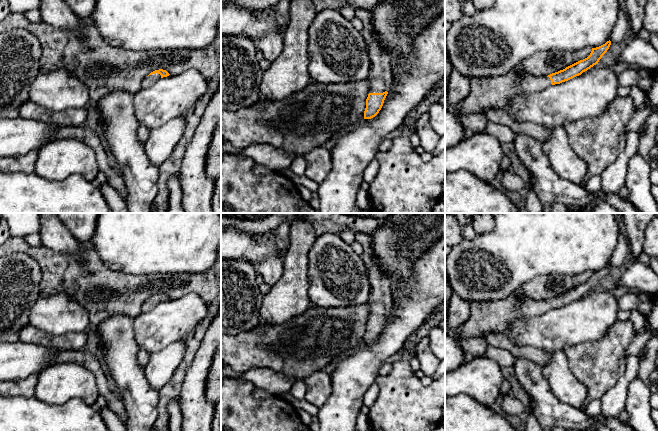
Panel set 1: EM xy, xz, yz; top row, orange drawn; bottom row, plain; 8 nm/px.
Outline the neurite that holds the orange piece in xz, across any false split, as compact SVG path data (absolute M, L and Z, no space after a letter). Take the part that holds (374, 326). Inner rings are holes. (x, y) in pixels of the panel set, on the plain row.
M357 232L355 233L355 240L364 248L361 258L367 268L371 287L367 301L369 305L369 318L364 335L364 343L371 343L381 334L388 318L387 314L392 309L391 285L393 280L376 263L371 249L371 237Z

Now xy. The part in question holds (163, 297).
M163 293L155 294L146 300L141 307L141 312L146 312L156 307L160 302L167 301L170 298Z

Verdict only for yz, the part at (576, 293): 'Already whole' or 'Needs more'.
Needs more

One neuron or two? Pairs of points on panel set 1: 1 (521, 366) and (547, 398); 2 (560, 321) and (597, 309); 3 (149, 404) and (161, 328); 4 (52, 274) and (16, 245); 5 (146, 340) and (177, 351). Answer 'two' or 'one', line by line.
1: one
2: one
3: two
4: one
5: two

